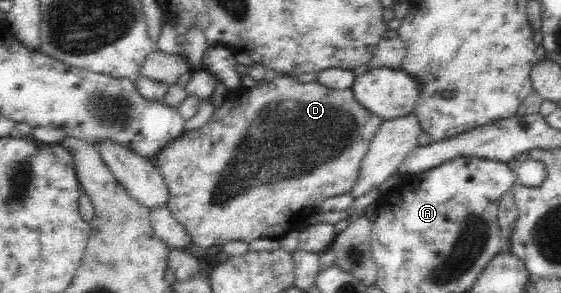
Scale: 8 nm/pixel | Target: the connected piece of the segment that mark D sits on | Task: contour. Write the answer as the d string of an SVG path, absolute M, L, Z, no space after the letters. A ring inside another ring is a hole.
M279 74L271 82L257 81L251 88L239 87L238 89L225 91L224 95L218 97L213 116L199 130L184 132L179 138L168 142L155 156L154 164L159 167L159 172L163 175L163 181L169 190L167 208L170 213L179 221L187 233L191 235L191 241L196 246L208 249L211 246L223 245L233 240L241 242L254 241L256 238L279 238L289 233L295 220L304 215L311 215L323 200L335 197L339 194L351 193L355 188L355 181L359 174L359 167L367 152L371 139L379 131L383 120L372 114L365 107L356 102L351 89L335 90L322 86L321 84L309 82L301 84L294 76Z

